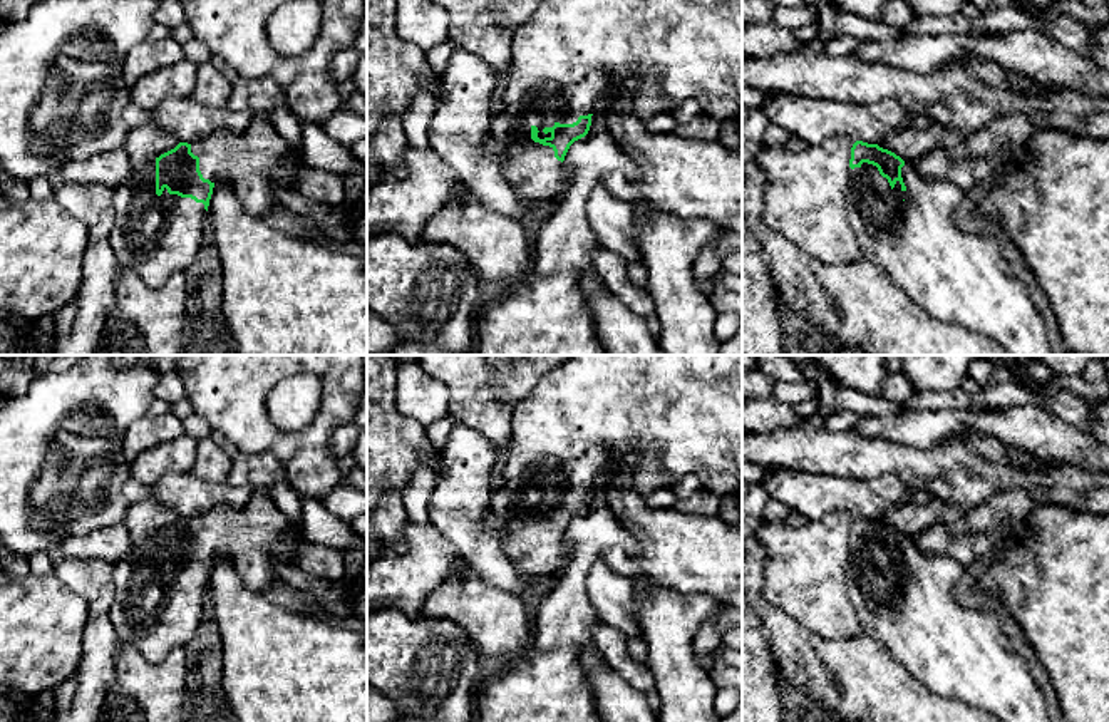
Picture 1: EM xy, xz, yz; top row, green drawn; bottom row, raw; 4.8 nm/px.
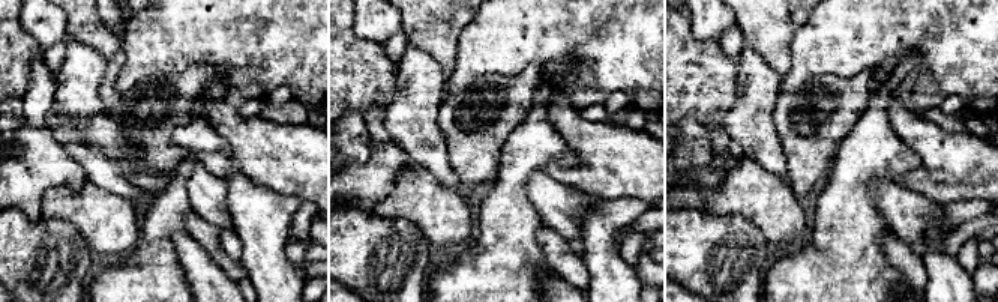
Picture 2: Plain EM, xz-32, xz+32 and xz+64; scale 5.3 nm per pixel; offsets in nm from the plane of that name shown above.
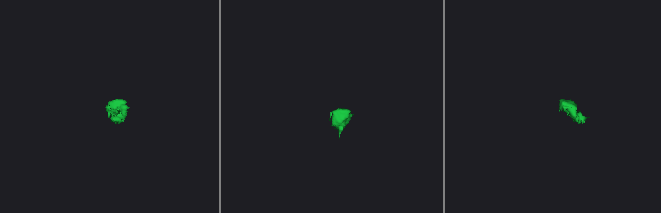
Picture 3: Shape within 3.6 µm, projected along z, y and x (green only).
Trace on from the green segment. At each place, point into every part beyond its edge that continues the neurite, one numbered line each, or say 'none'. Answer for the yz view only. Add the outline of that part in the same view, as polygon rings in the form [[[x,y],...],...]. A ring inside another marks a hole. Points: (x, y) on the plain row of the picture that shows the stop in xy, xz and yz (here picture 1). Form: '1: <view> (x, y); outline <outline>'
1: yz (806, 575); outline [[[828,513],[801,528],[762,519],[756,533],[767,551],[764,596],[826,640],[863,633],[848,581],[853,519]]]

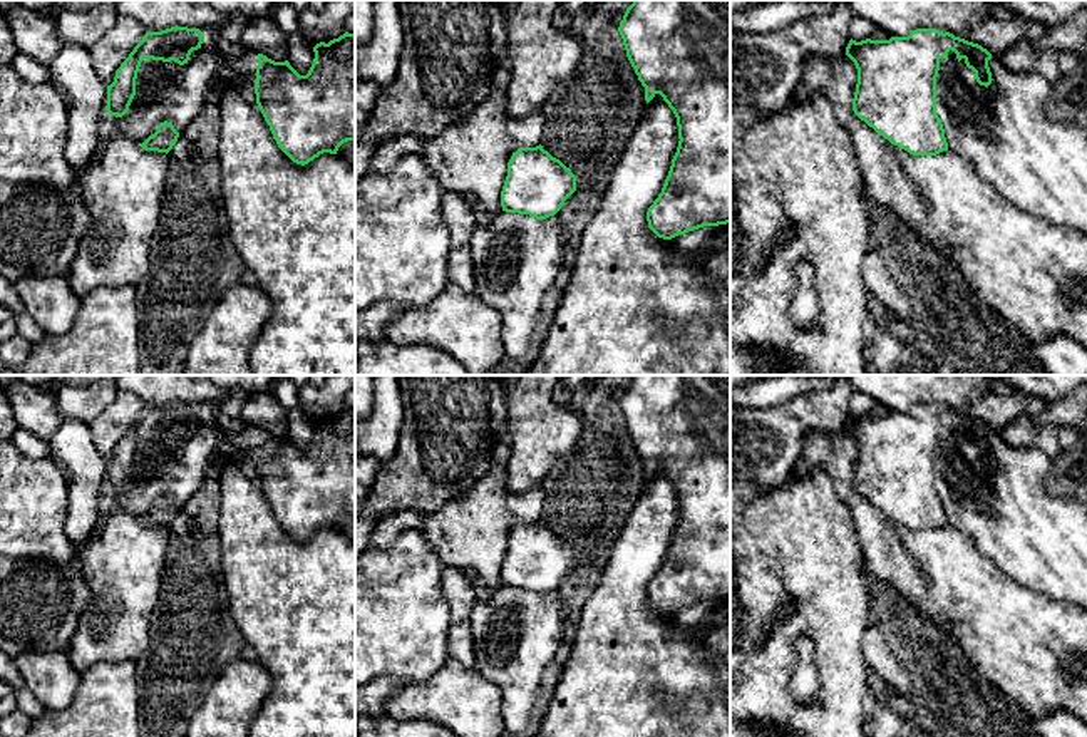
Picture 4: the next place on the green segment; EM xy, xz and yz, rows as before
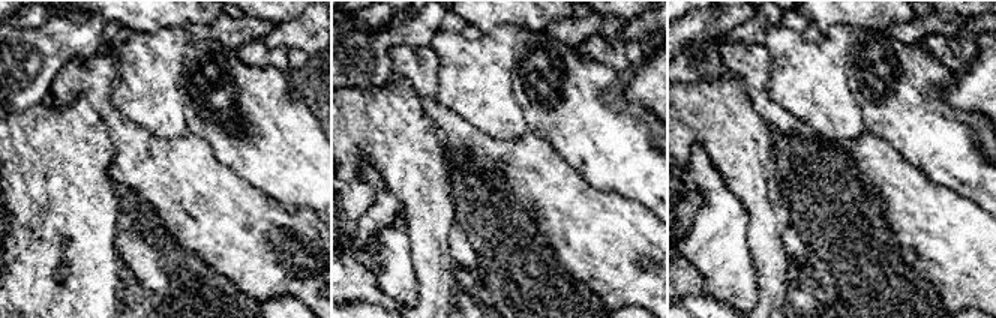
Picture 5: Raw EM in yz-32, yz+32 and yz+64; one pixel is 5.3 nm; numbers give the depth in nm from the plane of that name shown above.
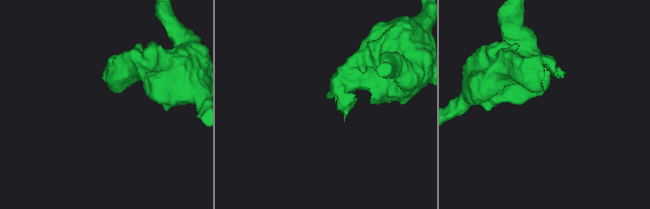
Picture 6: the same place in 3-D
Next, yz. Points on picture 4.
none

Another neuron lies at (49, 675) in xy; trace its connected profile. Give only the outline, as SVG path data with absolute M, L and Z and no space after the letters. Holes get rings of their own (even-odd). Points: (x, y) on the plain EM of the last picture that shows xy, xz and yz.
M28 652L13 662L25 688L45 710L64 710L72 704L80 683L80 672L72 667L65 652Z

